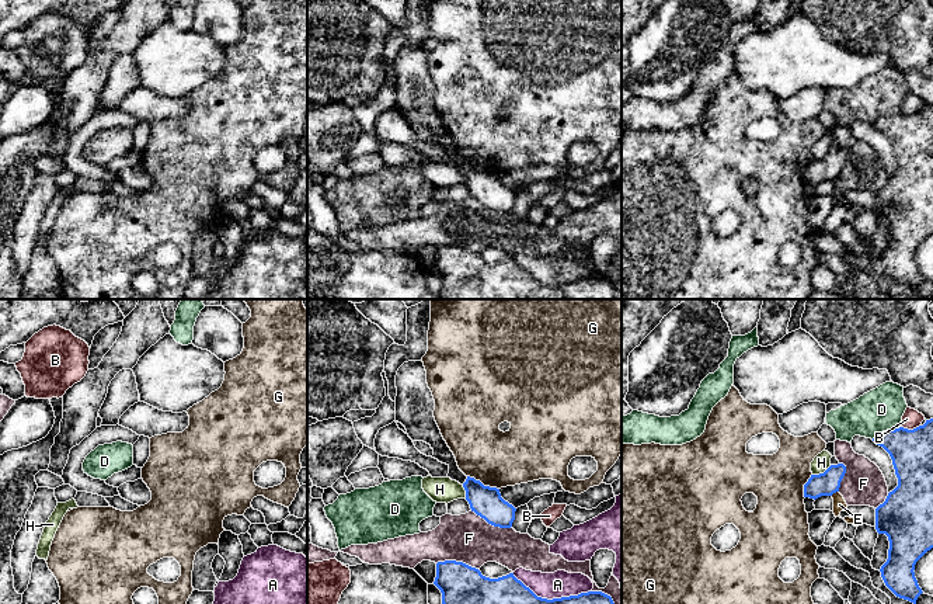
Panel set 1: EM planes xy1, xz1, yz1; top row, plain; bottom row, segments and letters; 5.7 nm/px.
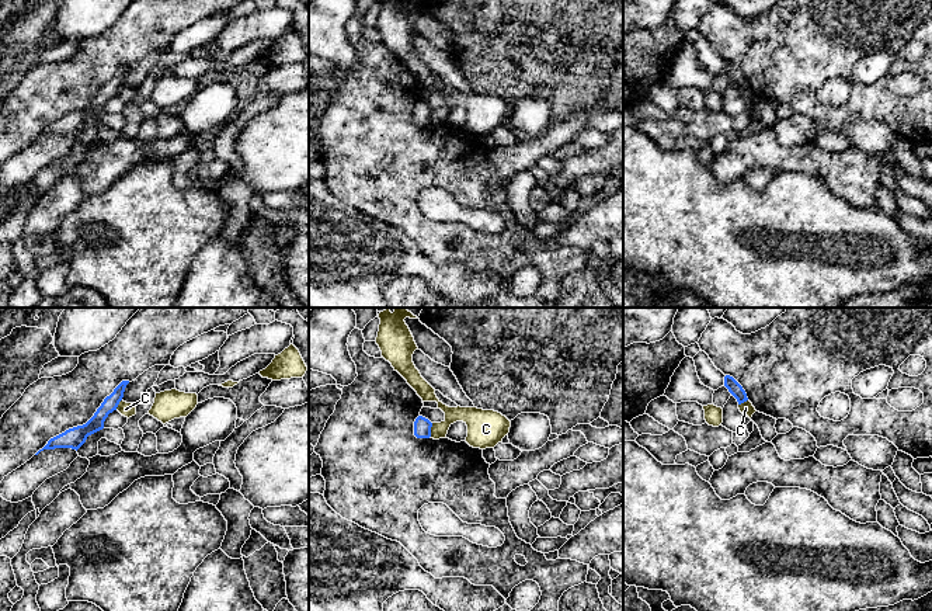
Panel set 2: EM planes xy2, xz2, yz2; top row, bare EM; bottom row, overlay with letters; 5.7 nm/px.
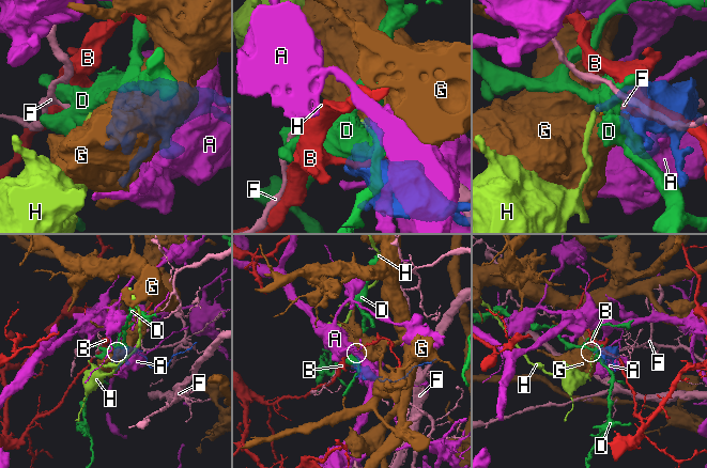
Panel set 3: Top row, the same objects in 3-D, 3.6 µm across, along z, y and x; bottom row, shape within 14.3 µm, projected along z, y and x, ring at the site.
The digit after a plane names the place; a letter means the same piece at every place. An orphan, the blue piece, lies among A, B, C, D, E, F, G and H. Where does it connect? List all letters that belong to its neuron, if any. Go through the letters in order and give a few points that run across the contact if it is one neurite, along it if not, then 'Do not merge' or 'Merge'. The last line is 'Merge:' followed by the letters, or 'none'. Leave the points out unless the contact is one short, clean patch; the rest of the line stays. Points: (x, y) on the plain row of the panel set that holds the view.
A: Do not merge
B: Line: yz1 (919, 110), (912, 114), (902, 113). Do not merge
C: Line: xz2 (433, 108), (430, 121). Do not merge
D: Do not merge
E: Line: yz1 (838, 176), (831, 180). Do not merge
F: Do not merge
G: Do not merge
H: Line: yz1 (831, 150), (822, 158), (813, 160). Do not merge
Merge: none

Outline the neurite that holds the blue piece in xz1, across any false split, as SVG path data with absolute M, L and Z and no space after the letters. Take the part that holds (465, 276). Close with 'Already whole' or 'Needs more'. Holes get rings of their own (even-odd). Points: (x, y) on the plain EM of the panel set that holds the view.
M456 246L436 249L434 270L442 278L443 295L439 299L616 299L612 282L602 277L547 285L537 282L514 258L490 264L478 254Z. Already whole

